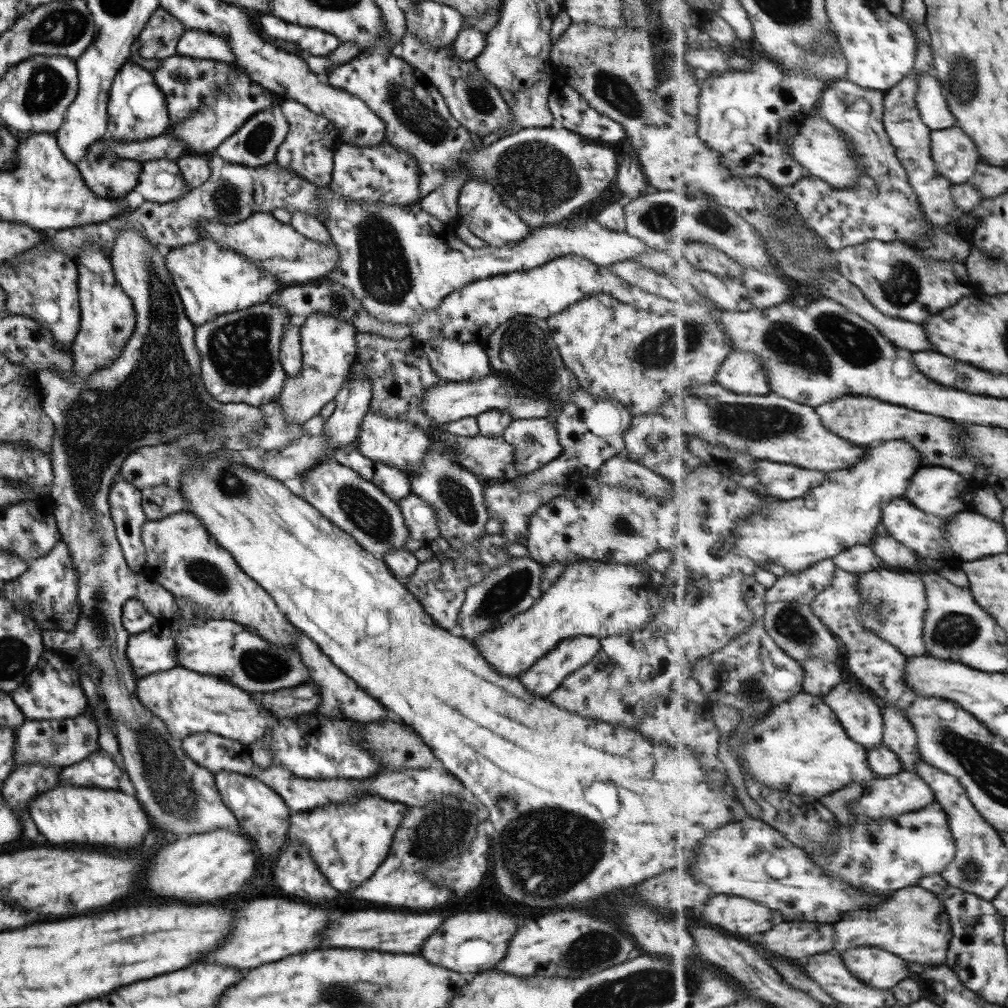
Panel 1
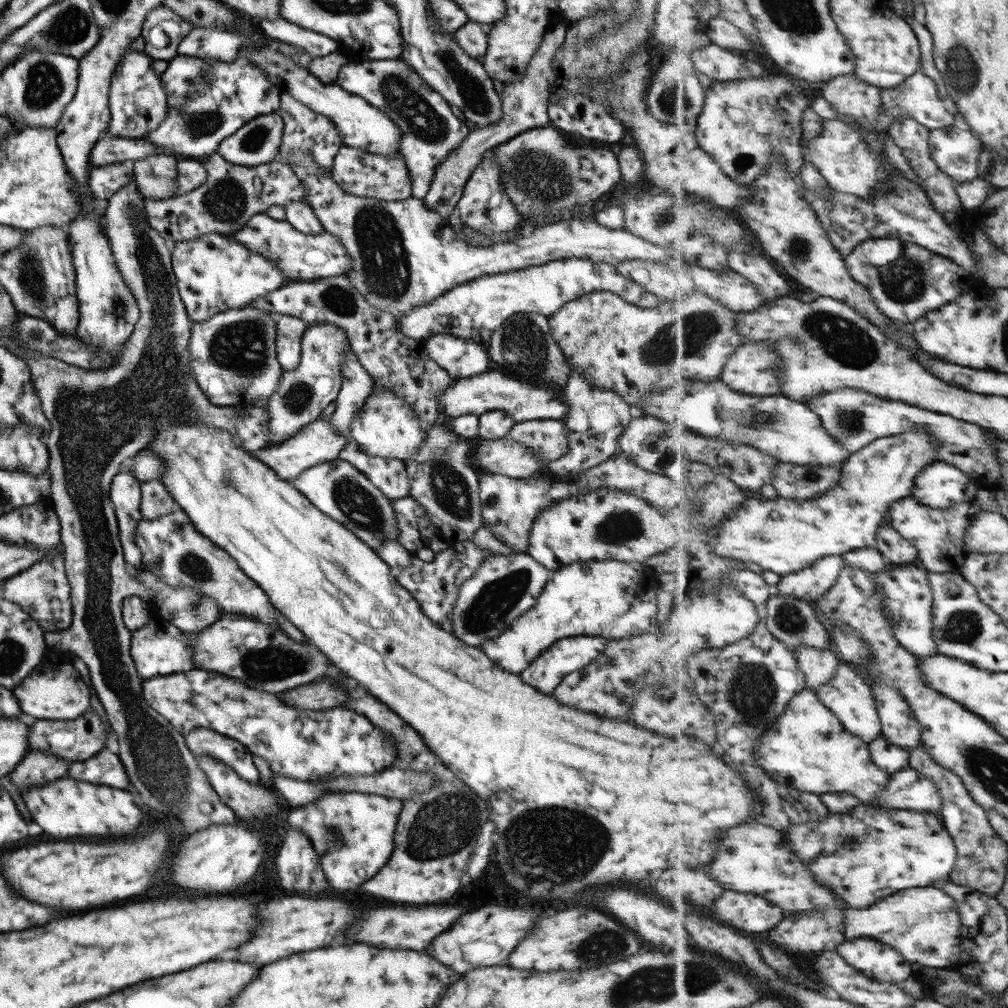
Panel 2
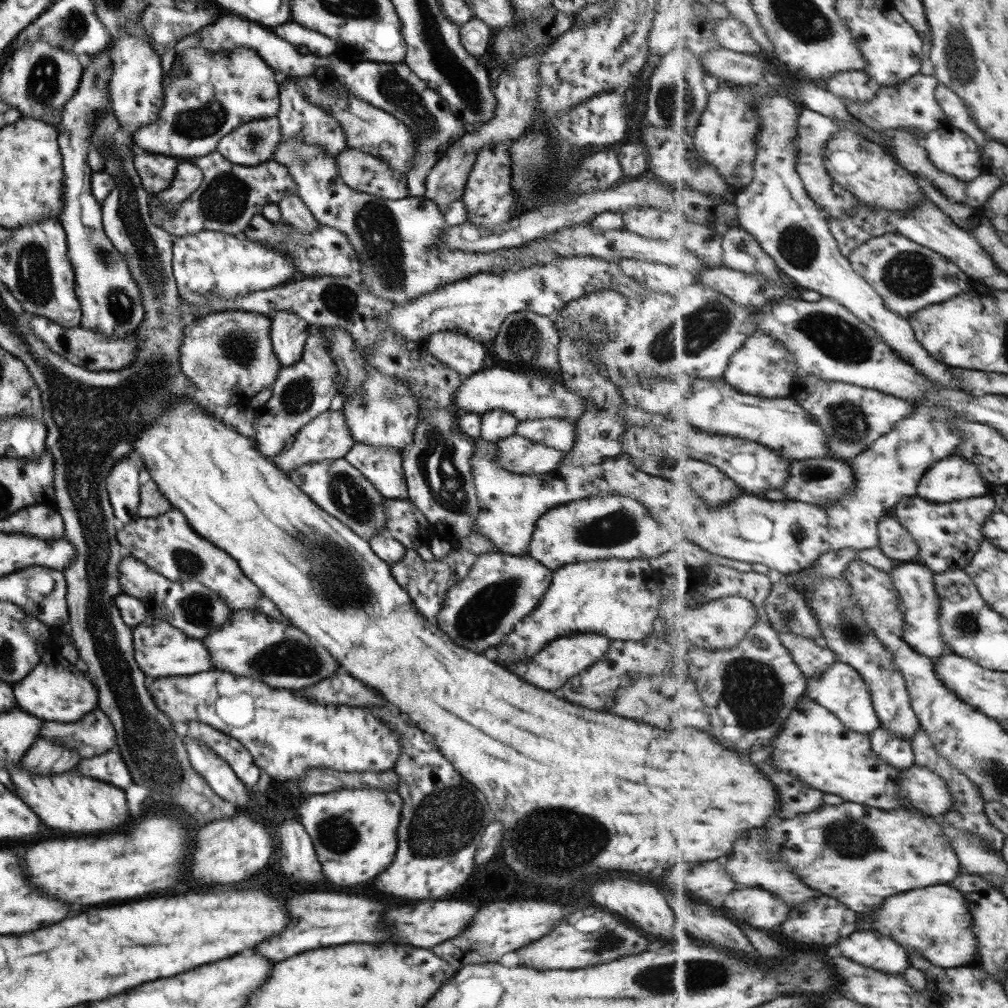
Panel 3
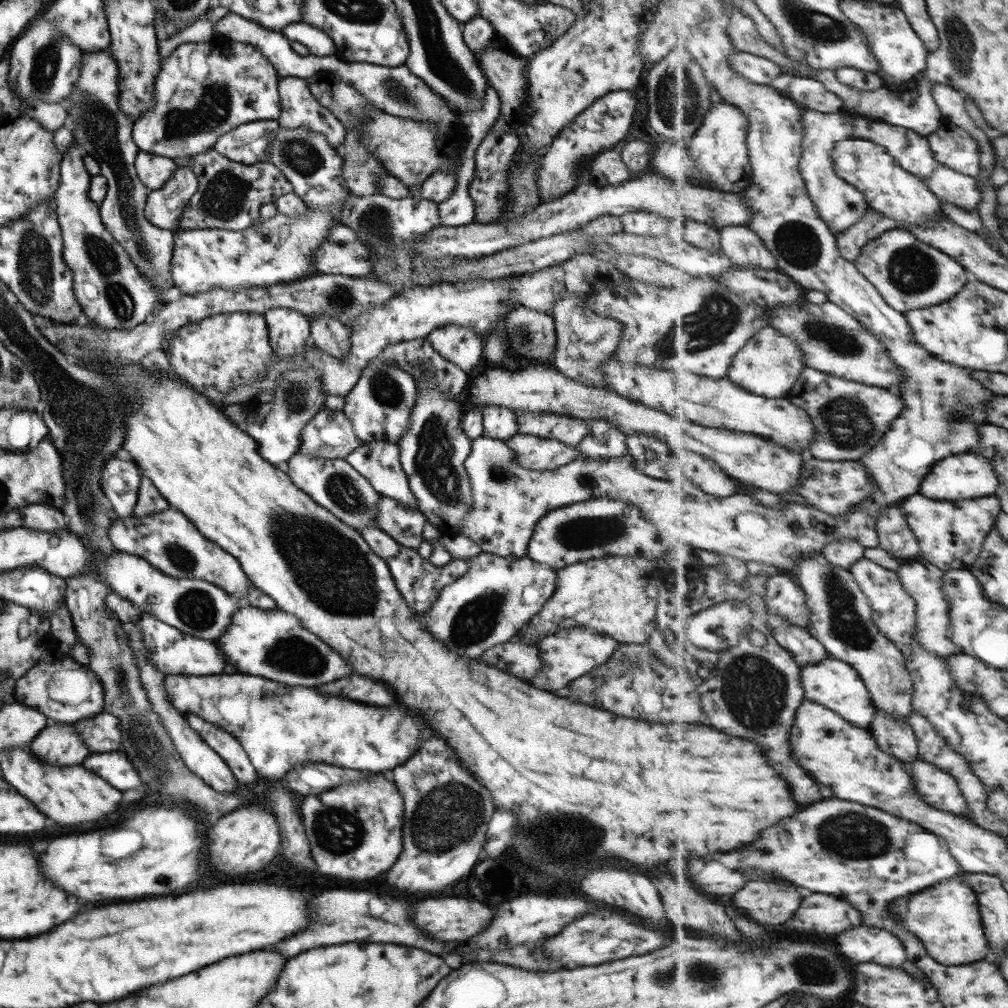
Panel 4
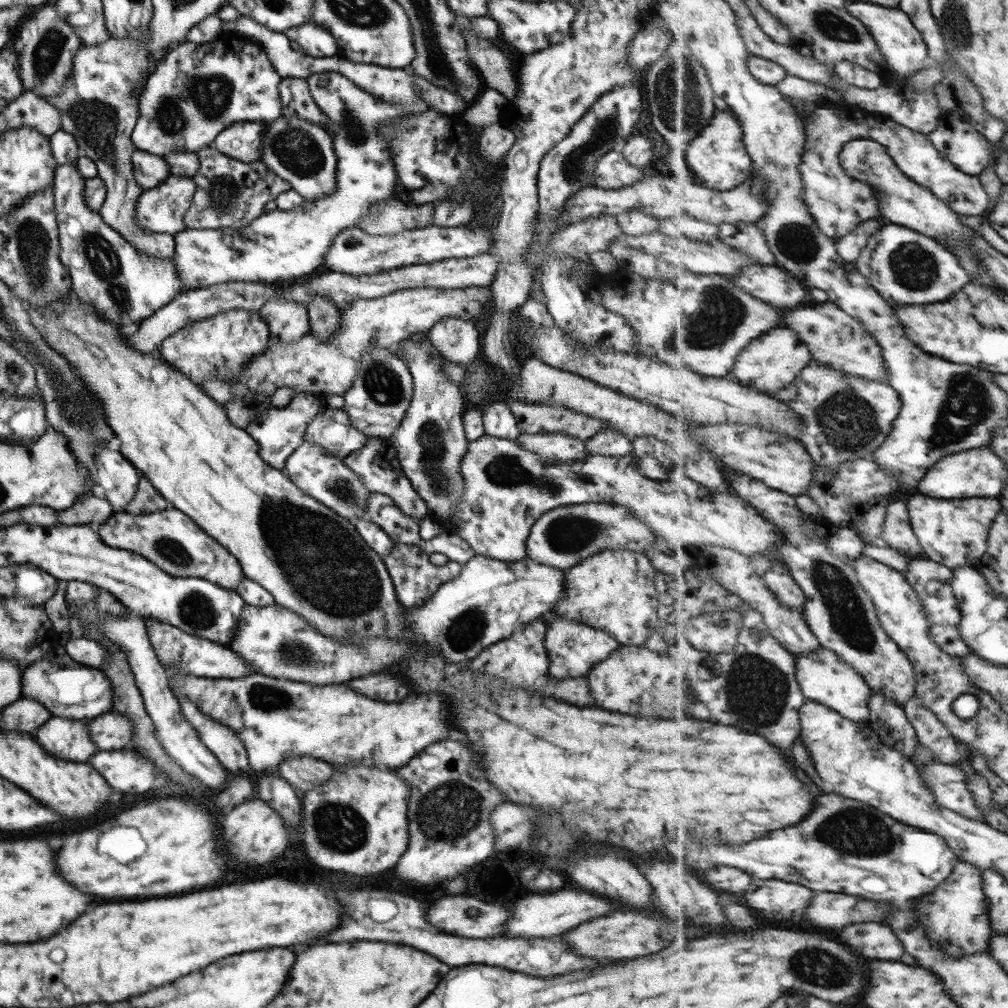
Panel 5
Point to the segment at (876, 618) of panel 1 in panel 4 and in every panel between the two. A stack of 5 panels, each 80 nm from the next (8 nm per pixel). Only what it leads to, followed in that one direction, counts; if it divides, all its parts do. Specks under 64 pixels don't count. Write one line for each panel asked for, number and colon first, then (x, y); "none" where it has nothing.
2: (909, 599)
3: (917, 591)
4: (924, 581)

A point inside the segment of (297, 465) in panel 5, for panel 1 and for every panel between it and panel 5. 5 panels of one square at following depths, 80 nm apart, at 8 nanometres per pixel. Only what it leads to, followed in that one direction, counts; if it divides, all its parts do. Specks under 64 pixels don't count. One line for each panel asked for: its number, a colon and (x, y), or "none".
1: (359, 508)
2: (337, 489)
3: (336, 487)
4: (333, 484)

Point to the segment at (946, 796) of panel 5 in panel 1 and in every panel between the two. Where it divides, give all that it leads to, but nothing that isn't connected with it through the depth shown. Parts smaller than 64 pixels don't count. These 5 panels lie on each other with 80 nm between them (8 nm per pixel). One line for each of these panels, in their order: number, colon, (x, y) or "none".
1: (890, 797)
2: (909, 789)
3: (922, 788)
4: (940, 789)

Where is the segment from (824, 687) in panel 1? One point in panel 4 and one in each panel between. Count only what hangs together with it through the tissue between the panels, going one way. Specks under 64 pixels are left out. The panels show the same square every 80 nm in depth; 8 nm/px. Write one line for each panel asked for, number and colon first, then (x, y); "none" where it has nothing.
2: (820, 666)
3: (814, 658)
4: (800, 642)

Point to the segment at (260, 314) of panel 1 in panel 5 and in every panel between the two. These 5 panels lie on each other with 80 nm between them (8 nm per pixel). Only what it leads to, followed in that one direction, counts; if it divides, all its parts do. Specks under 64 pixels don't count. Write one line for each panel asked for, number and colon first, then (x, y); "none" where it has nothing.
2: (232, 355)
3: (227, 356)
4: (219, 353)
5: (219, 346)

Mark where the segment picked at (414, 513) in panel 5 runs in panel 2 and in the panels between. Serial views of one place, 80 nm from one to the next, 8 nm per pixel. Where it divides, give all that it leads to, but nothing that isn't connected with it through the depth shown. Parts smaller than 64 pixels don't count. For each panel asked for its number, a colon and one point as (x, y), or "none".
2: (388, 475)
3: (381, 466)
4: (377, 461)

